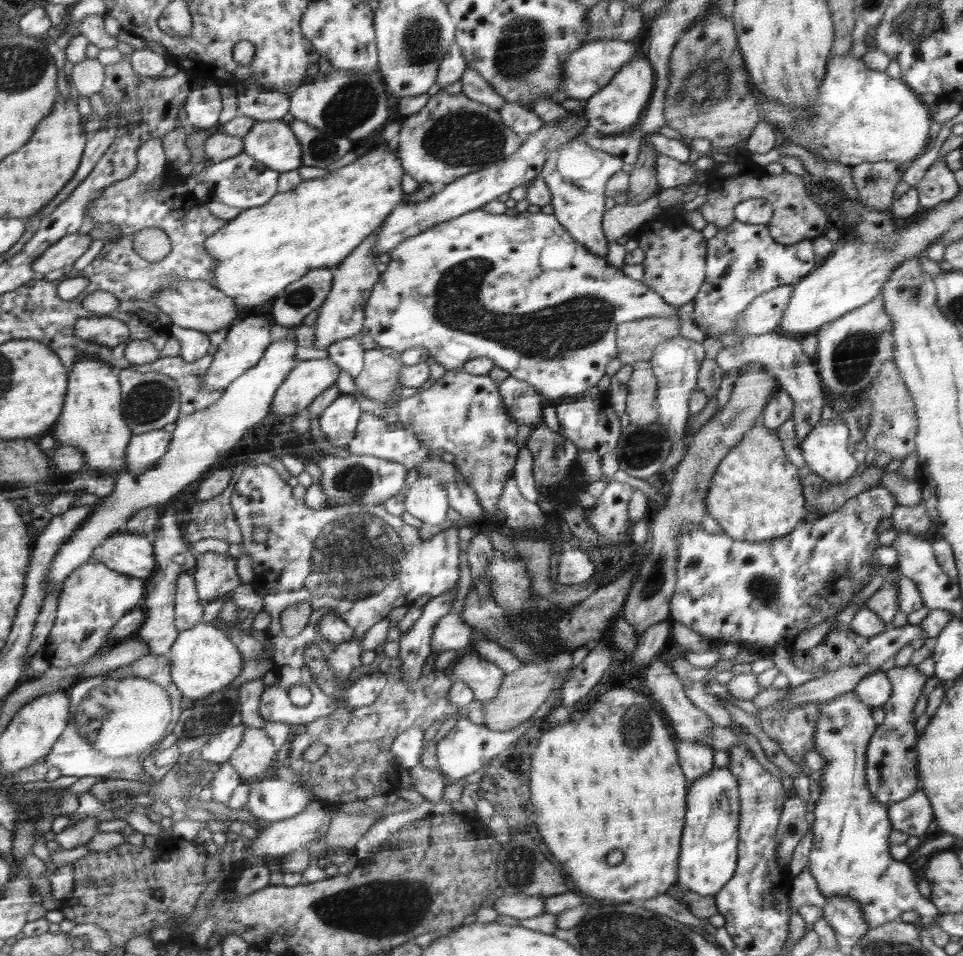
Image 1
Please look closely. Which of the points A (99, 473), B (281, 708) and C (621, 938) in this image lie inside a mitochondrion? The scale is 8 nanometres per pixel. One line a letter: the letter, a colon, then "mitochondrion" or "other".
A: other
B: other
C: mitochondrion

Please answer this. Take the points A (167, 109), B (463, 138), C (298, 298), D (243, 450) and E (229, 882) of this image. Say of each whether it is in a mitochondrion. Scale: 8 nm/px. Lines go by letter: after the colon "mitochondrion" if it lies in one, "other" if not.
A: other
B: mitochondrion
C: mitochondrion
D: other
E: other

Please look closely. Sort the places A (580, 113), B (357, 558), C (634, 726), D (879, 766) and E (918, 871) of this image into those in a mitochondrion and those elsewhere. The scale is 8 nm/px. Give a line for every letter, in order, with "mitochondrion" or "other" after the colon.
A: other
B: mitochondrion
C: mitochondrion
D: other
E: other

